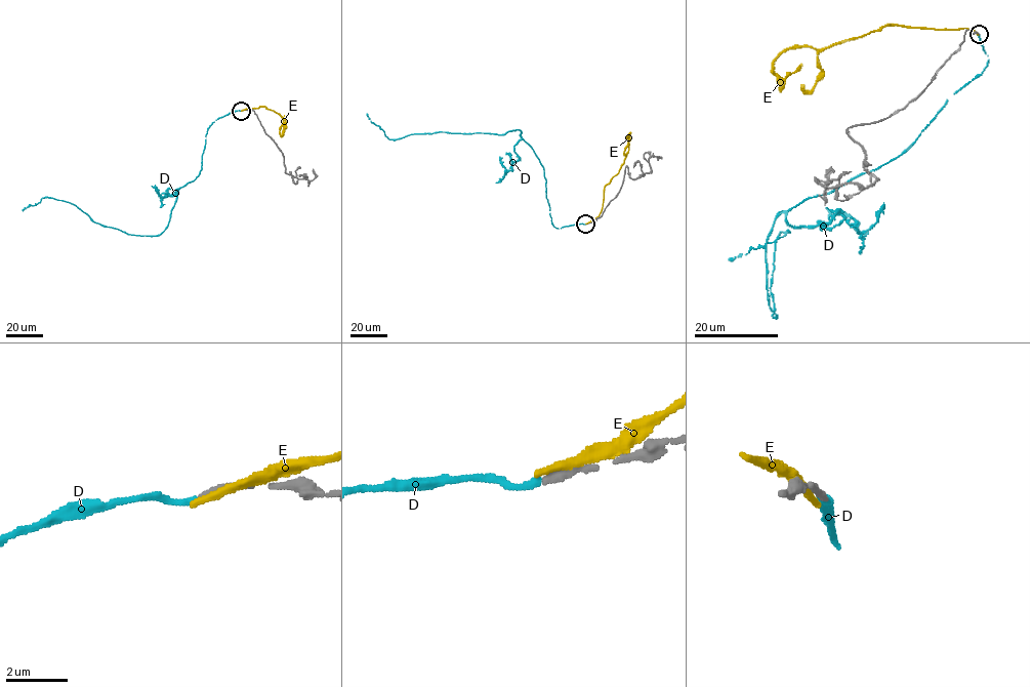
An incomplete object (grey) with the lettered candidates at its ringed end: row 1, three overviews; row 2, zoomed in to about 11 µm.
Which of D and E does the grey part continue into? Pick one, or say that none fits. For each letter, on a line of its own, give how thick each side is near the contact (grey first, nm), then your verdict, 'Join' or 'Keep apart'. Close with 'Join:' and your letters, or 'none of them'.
D: Thickness 260 nm (grey) against 200 nm. Join
E: Thickness 340 nm (grey) against 360 nm. Keep apart
Join: D

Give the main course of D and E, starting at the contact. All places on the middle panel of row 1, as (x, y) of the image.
D: (585, 224), (558, 229), (552, 225), (543, 167), (520, 130), (504, 134), (436, 131), (389, 139), (367, 113)
E: (587, 224), (601, 212), (604, 187), (624, 161), (630, 133), (629, 146)

